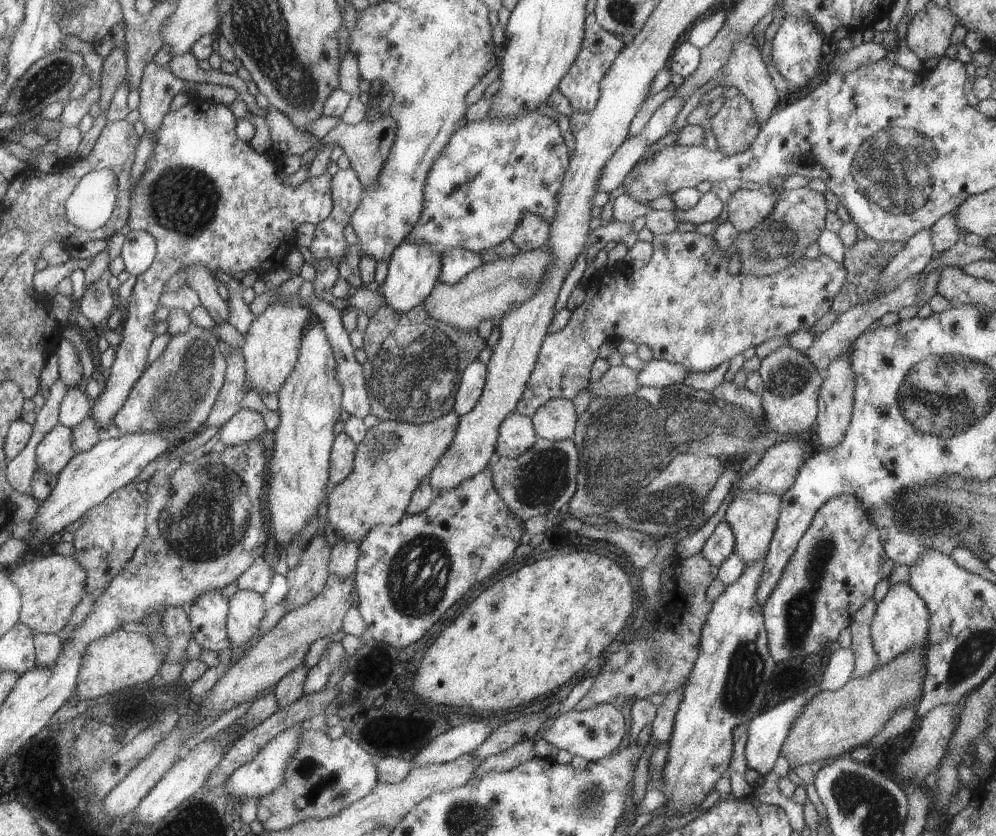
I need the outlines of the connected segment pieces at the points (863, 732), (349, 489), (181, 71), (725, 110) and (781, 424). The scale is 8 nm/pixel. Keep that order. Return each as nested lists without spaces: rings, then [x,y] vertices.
[[[910,648],[891,663],[876,667],[870,676],[853,678],[840,690],[819,691],[788,734],[780,756],[795,766],[850,754],[856,746],[868,742],[886,726],[899,707],[917,706],[923,698],[923,682],[927,676],[927,648]]]
[[[449,412],[428,424],[380,421],[358,445],[352,472],[328,493],[328,523],[339,540],[360,544],[377,524],[394,526],[407,514],[416,487],[434,470],[455,440],[460,417]]]
[[[191,53],[180,54],[180,56],[173,56],[172,60],[168,63],[169,71],[187,83],[206,83],[214,82],[217,84],[228,84],[230,82],[230,76],[226,72],[220,72],[220,70],[202,70],[198,64],[199,60]]]
[[[743,94],[726,98],[724,106],[711,118],[712,132],[726,156],[746,152],[758,136],[760,127],[750,100]]]
[[[783,345],[761,360],[760,376],[764,381],[762,391],[763,406],[768,422],[776,432],[801,434],[813,429],[819,414],[819,392],[823,390],[824,373],[814,368],[812,360],[804,352],[788,345]]]

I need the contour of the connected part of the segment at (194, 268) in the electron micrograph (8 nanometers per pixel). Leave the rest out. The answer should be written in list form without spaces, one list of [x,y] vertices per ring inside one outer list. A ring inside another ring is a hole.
[[[193,264],[185,270],[186,285],[192,290],[196,290],[201,304],[208,311],[215,324],[224,321],[228,322],[230,317],[230,308],[224,298],[218,293],[218,279],[206,266],[202,264]]]

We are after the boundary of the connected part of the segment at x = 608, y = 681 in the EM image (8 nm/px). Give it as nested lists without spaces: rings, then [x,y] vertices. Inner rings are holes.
[[[701,552],[686,559],[675,560],[671,566],[671,580],[665,585],[660,584],[658,590],[662,606],[652,616],[650,610],[647,611],[644,625],[638,630],[638,634],[626,644],[625,650],[612,653],[606,660],[594,683],[574,709],[583,711],[600,704],[611,704],[621,709],[626,701],[634,704],[639,700],[648,700],[652,694],[667,695],[668,692],[674,692],[676,688],[682,688],[690,678],[700,654],[703,627],[706,626],[708,613],[714,606],[707,600],[706,590],[717,578],[719,568],[710,564]],[[668,602],[682,604],[666,606]],[[674,628],[680,628],[680,635]]]

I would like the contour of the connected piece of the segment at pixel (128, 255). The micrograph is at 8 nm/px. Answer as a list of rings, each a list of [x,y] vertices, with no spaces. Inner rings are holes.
[[[131,230],[121,249],[125,270],[137,277],[148,270],[158,254],[158,241],[152,233]]]

